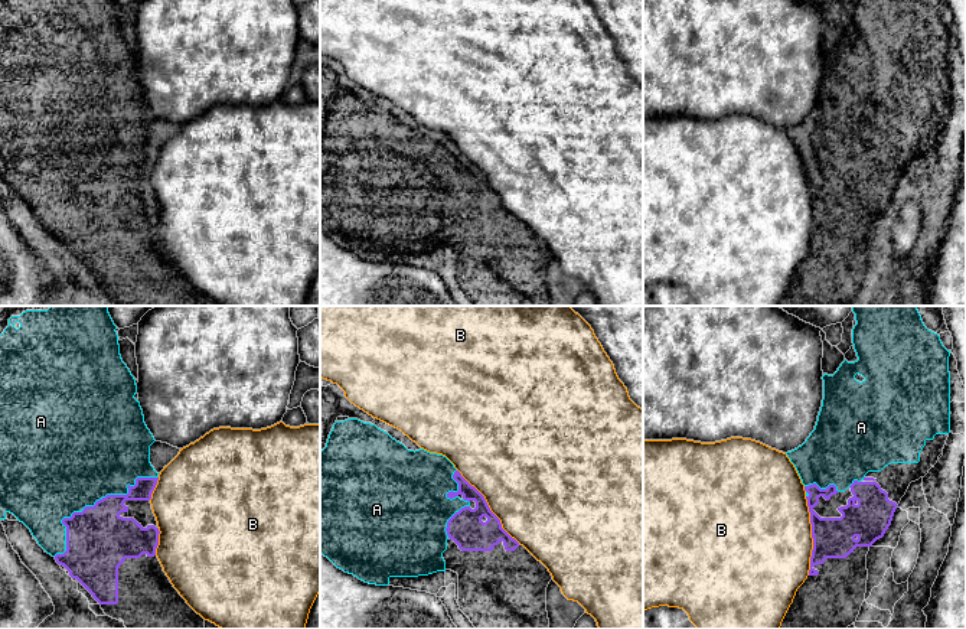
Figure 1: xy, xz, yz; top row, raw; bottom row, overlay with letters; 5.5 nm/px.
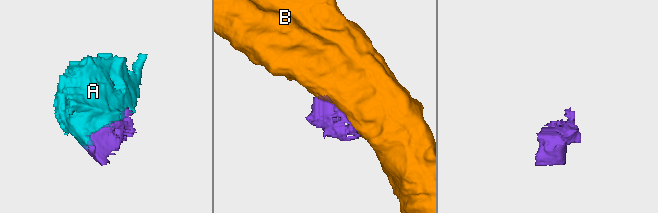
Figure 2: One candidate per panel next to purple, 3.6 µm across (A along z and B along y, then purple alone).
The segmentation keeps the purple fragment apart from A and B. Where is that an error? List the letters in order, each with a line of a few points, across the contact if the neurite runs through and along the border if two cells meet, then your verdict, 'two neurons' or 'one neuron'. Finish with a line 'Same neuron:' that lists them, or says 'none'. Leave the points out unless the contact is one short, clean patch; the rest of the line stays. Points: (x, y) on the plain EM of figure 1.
A: one neuron
B: two neurons
Same neuron: A

